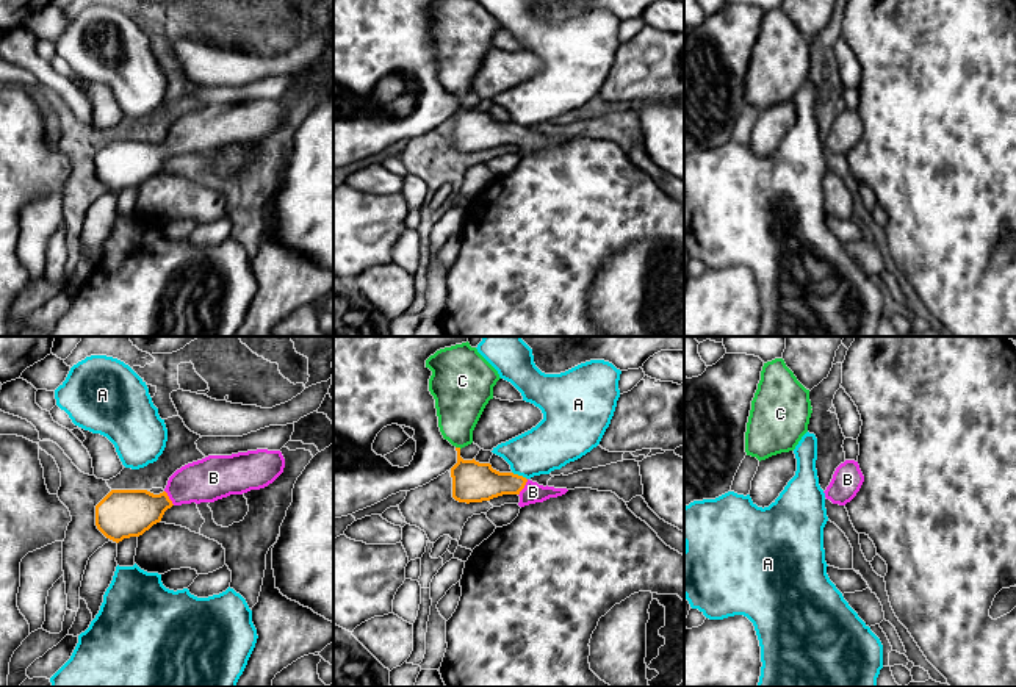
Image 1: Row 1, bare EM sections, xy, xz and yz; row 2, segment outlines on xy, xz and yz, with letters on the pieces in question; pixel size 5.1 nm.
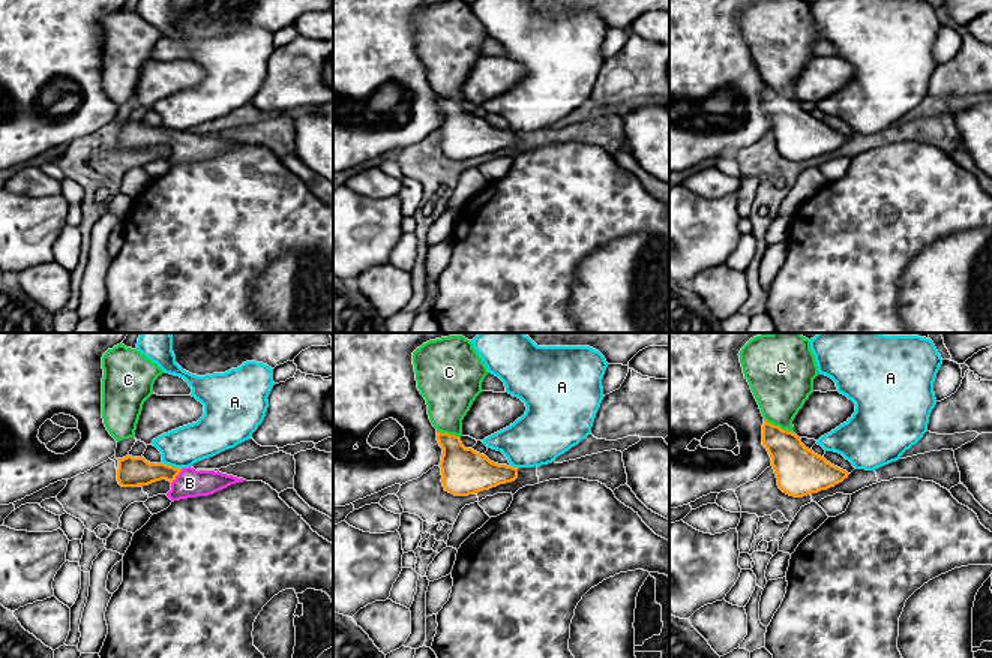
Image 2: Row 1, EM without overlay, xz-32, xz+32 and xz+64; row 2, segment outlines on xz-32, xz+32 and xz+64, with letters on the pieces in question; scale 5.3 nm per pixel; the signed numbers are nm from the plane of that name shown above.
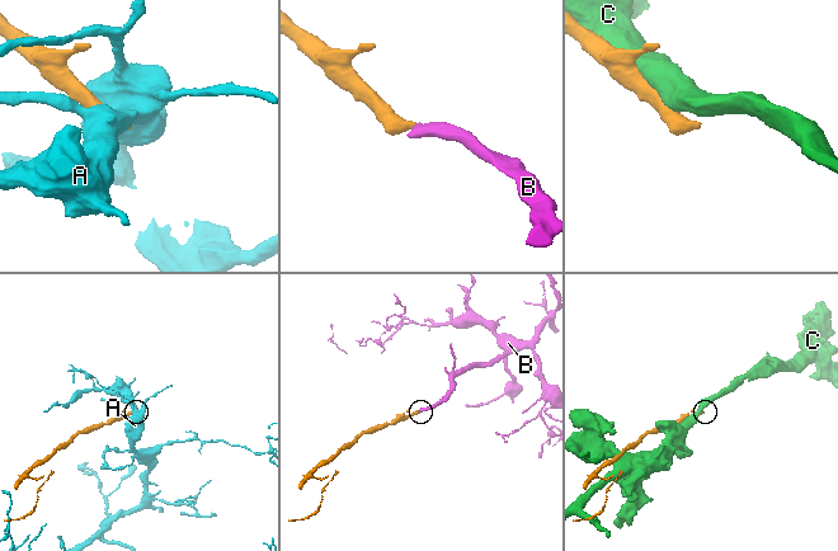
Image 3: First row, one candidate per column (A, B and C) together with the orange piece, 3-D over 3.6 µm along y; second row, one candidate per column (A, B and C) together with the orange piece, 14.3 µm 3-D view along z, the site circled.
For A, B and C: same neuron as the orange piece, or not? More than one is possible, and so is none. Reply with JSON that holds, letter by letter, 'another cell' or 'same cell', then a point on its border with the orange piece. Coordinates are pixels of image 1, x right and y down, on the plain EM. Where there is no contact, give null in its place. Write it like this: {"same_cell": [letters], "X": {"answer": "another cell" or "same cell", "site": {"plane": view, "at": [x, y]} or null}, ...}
{"same_cell": ["B"], "A": {"answer": "another cell", "site": {"plane": "xz", "at": [520, 125]}}, "B": {"answer": "same cell", "site": {"plane": "xz", "at": [523, 136]}}, "C": {"answer": "another cell", "site": {"plane": "xz", "at": [459, 97]}}}

